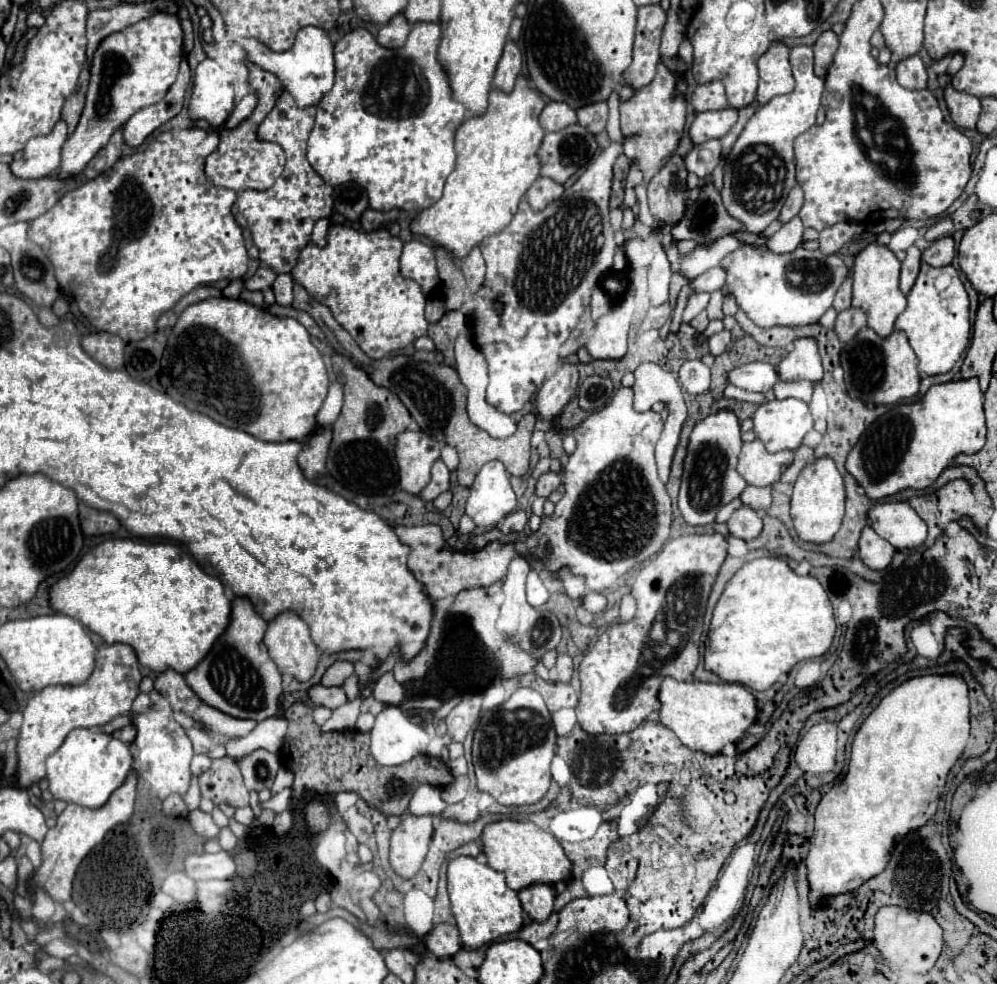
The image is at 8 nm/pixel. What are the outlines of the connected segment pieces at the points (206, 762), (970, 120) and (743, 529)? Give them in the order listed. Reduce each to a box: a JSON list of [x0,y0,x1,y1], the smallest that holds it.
[[191,755,211,775],[945,85,981,129],[727,505,763,541]]

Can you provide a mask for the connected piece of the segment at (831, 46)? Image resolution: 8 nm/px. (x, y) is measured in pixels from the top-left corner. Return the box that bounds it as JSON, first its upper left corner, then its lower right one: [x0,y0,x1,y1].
[813,31,839,79]

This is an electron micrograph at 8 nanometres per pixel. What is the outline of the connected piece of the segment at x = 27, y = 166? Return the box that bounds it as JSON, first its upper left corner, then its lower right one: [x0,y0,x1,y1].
[11,121,67,179]

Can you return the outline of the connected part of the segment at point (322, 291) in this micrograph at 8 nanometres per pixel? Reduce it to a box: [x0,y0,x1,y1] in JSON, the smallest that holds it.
[291,225,427,359]

